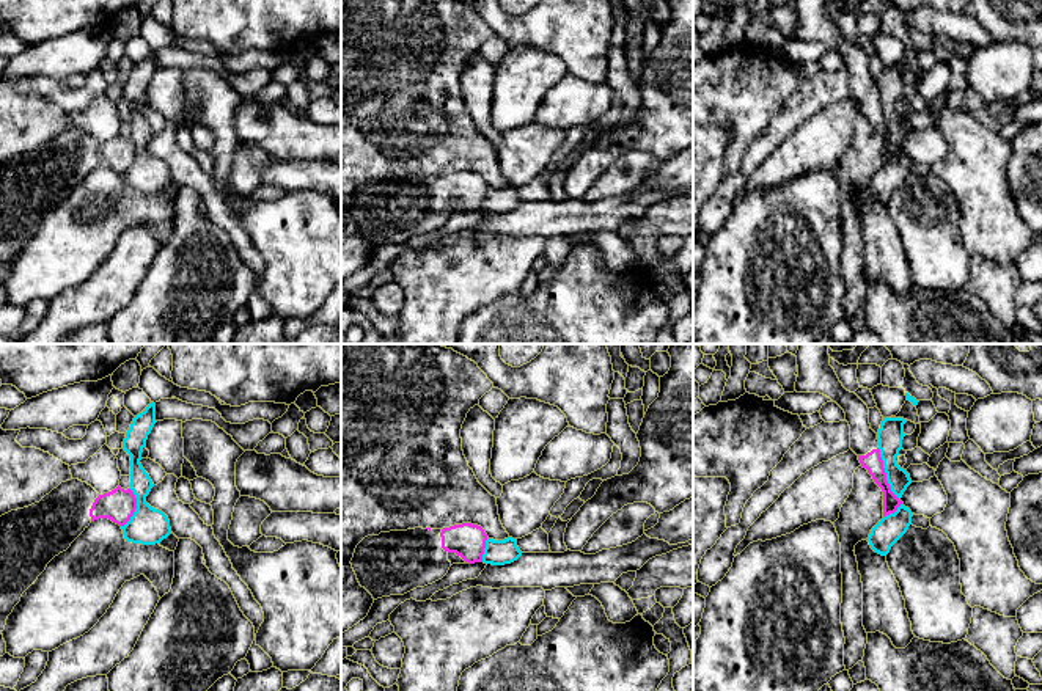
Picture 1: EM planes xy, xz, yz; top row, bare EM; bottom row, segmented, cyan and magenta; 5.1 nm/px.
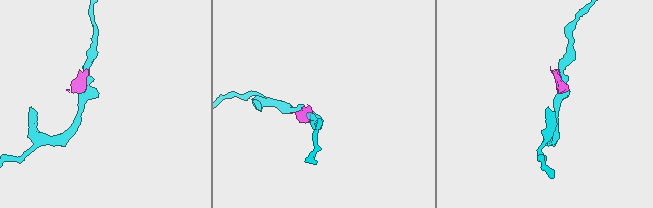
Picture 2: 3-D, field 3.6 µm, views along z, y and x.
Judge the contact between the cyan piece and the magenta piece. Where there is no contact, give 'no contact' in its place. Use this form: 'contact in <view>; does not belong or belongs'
contact in yz; does not belong

